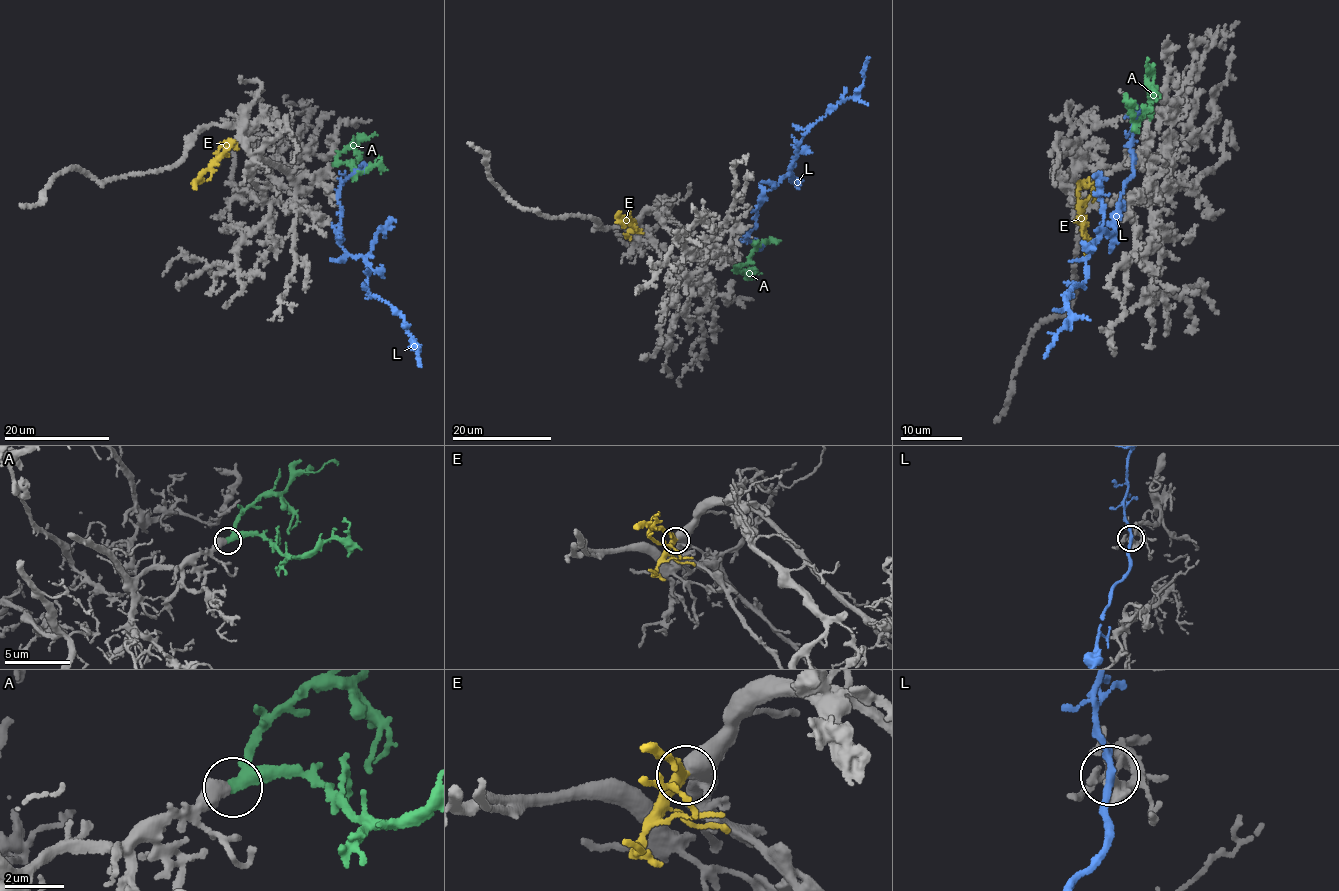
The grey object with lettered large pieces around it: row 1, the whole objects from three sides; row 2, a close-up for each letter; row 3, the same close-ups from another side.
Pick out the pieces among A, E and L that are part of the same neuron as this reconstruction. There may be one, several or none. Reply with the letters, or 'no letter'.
A, E

